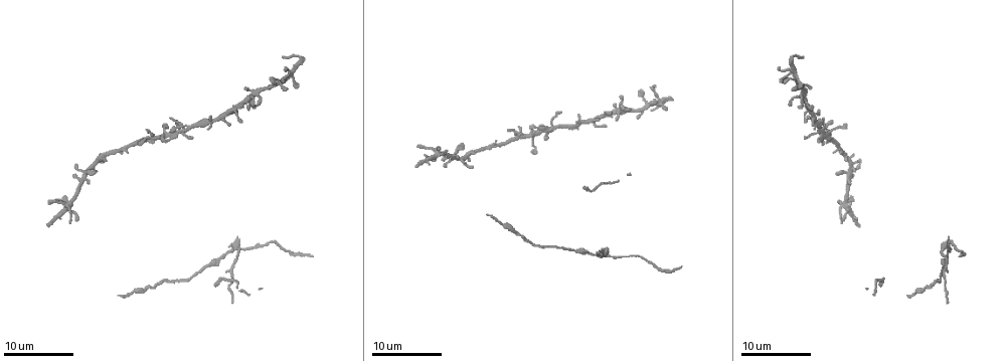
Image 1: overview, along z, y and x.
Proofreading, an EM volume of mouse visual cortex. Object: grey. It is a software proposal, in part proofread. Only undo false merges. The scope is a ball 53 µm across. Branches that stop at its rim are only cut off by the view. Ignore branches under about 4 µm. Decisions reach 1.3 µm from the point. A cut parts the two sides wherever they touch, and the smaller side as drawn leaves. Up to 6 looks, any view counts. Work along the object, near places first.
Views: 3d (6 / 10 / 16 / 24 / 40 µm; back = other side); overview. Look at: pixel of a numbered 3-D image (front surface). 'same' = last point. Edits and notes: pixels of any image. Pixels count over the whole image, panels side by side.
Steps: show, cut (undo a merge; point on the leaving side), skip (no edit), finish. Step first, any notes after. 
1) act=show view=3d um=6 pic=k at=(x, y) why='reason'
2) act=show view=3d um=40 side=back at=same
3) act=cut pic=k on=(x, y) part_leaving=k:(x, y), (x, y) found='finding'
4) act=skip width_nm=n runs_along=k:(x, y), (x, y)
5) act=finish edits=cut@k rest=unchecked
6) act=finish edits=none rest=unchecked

act=show view=3d um=10 pic=1 at=(202, 266)

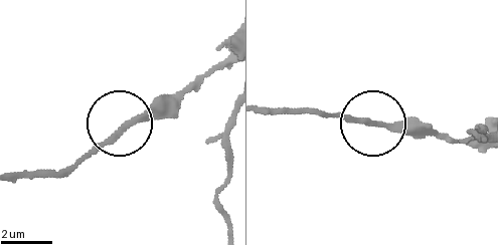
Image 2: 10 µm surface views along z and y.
act=skip found='continuous, no second neuron'

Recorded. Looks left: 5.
act=show view=3d um=10 pic=1 at=(237, 248) why='four or more arms meet'

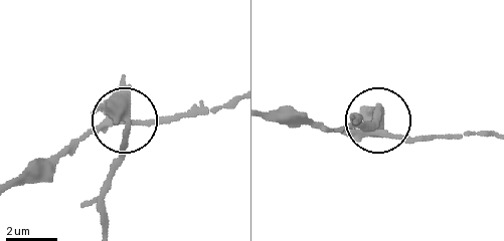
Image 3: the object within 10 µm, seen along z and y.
act=cut pic=3 on=(127, 146) width_nm=430 part_leaving=3:(108, 119), (119, 122), (125, 141), (112, 167), (106, 225) found='a second neuron is stuck on'

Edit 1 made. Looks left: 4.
act=show view=3d um=16 pic=1 at=(279, 84) why='sudden change in width'

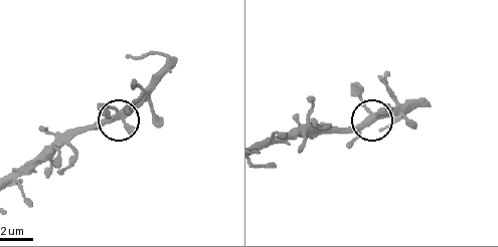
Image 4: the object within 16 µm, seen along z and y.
act=skip runs_along=4:(11, 182), (47, 159), (72, 137), (117, 118), (144, 91) found='one neuron here'

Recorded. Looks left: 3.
act=finish edits=cut@3 rest=unchecked

